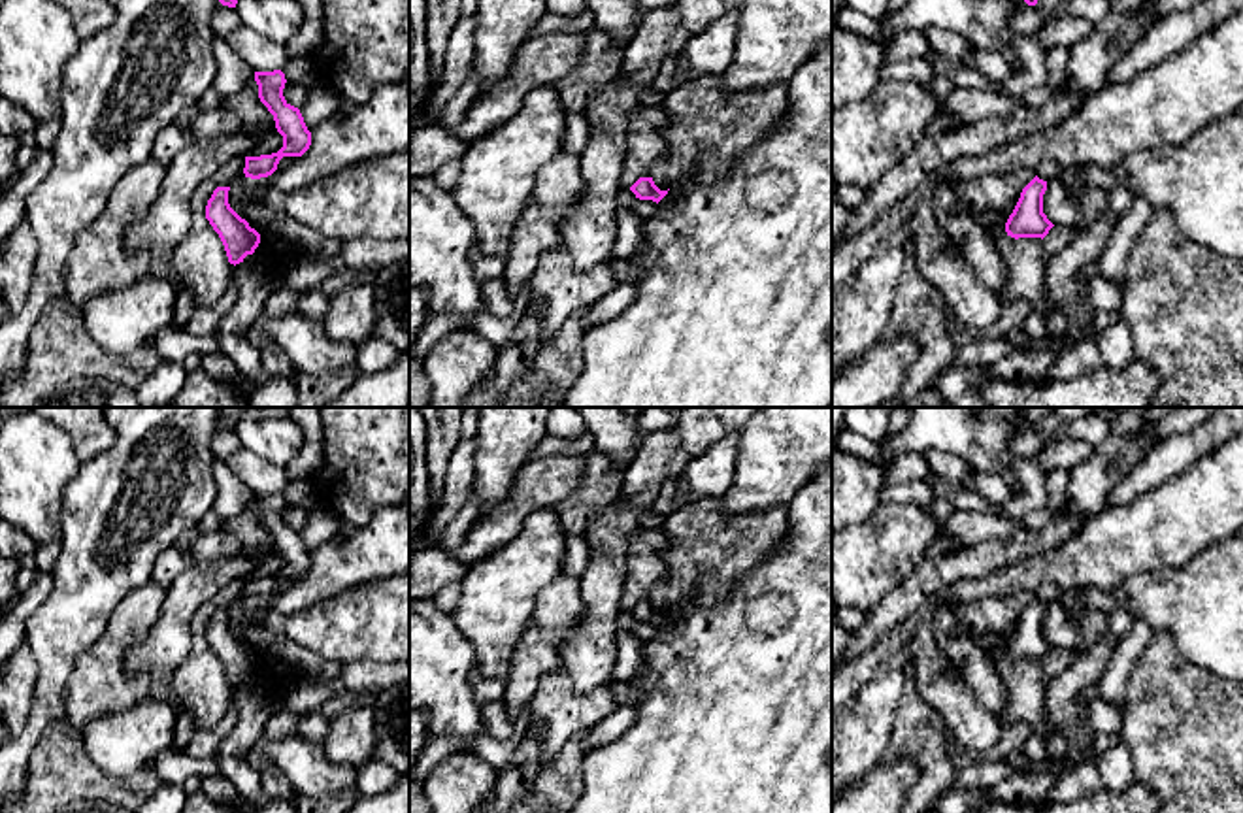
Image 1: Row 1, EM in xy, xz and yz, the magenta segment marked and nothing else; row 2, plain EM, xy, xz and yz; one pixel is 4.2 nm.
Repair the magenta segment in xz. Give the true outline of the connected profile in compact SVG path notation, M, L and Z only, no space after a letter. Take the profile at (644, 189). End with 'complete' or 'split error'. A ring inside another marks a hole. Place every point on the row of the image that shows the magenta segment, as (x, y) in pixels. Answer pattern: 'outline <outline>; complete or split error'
outline M639 177L632 187L630 191L636 194L636 198L639 200L653 200L653 202L660 202L668 191L660 191L653 177Z; complete

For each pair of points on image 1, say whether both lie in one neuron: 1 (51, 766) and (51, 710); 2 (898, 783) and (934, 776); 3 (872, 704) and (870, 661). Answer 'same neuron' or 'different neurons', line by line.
1: different neurons
2: different neurons
3: different neurons

